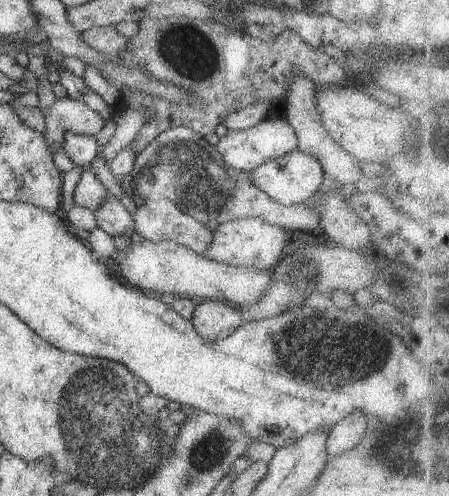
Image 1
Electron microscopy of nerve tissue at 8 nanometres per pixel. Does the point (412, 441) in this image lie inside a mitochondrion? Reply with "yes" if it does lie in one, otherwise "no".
yes

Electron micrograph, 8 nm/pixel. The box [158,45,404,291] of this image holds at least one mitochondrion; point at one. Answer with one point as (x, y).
(199, 187)

